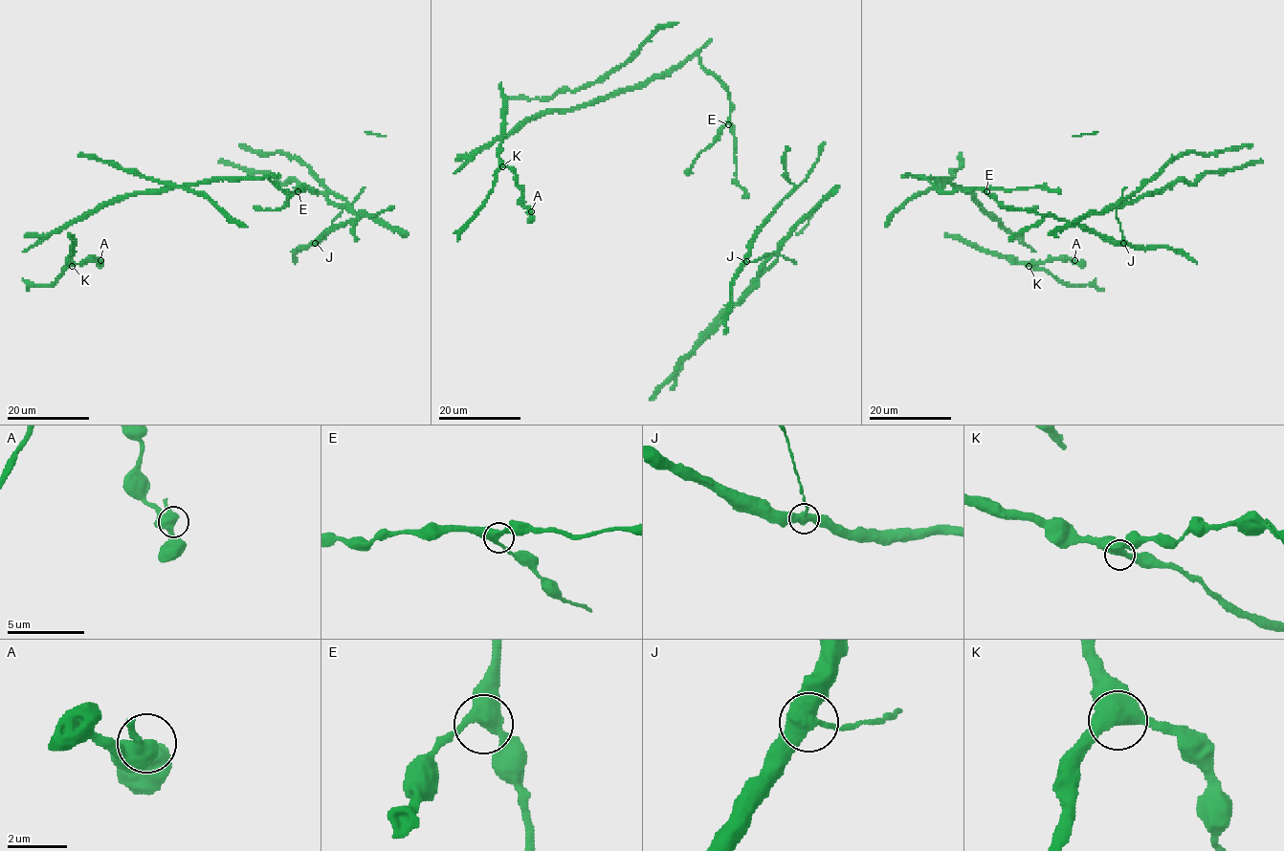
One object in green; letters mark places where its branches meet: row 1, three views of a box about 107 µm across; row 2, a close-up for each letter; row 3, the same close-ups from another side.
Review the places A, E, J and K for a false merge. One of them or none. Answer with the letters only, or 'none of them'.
J

